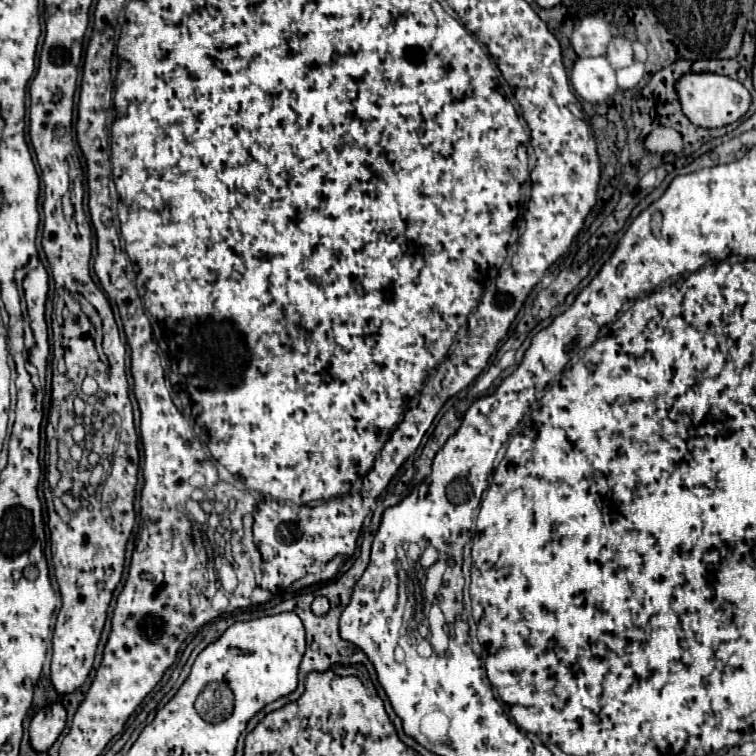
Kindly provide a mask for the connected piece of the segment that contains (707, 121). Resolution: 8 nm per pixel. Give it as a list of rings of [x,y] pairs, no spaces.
[[[714,73],[684,75],[676,83],[676,87],[678,87],[682,111],[696,127],[710,129],[710,127],[724,127],[728,123],[734,123],[750,109],[750,103],[752,103],[750,91],[740,81],[730,79],[730,77],[722,77],[722,75],[714,75]]]

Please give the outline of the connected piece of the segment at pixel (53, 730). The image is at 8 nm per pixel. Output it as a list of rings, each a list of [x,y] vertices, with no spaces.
[[[54,703],[54,705],[40,709],[32,717],[30,727],[28,727],[30,747],[36,753],[48,751],[54,745],[54,741],[60,737],[64,725],[66,725],[66,711],[60,703]]]

